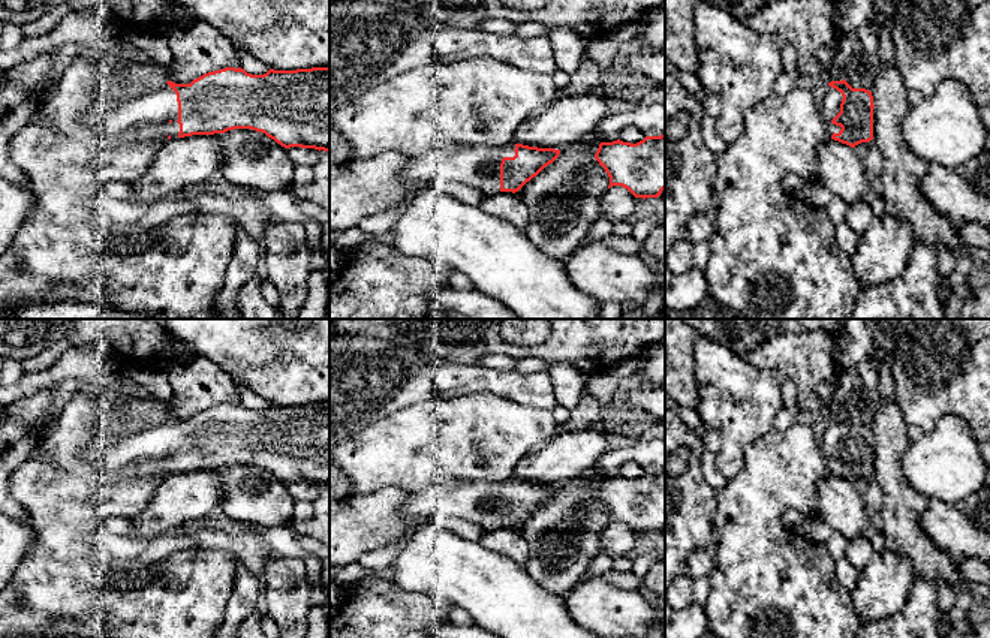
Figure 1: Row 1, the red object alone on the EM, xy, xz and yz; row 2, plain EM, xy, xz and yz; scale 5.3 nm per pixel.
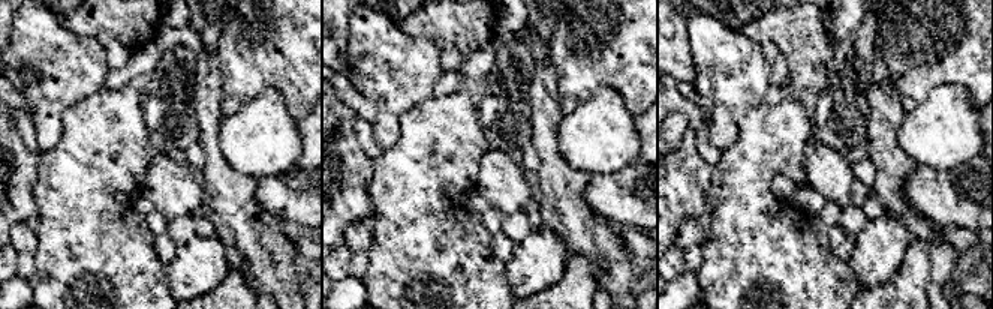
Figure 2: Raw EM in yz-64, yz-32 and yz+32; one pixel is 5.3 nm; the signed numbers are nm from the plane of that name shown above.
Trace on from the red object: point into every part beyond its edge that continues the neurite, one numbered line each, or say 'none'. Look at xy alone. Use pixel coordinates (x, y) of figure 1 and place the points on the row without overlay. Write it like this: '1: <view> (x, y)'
1: xy (144, 454)

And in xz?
1: xz (475, 502)

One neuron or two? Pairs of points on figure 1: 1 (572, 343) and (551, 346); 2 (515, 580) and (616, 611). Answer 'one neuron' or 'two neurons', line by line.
1: one neuron
2: two neurons

